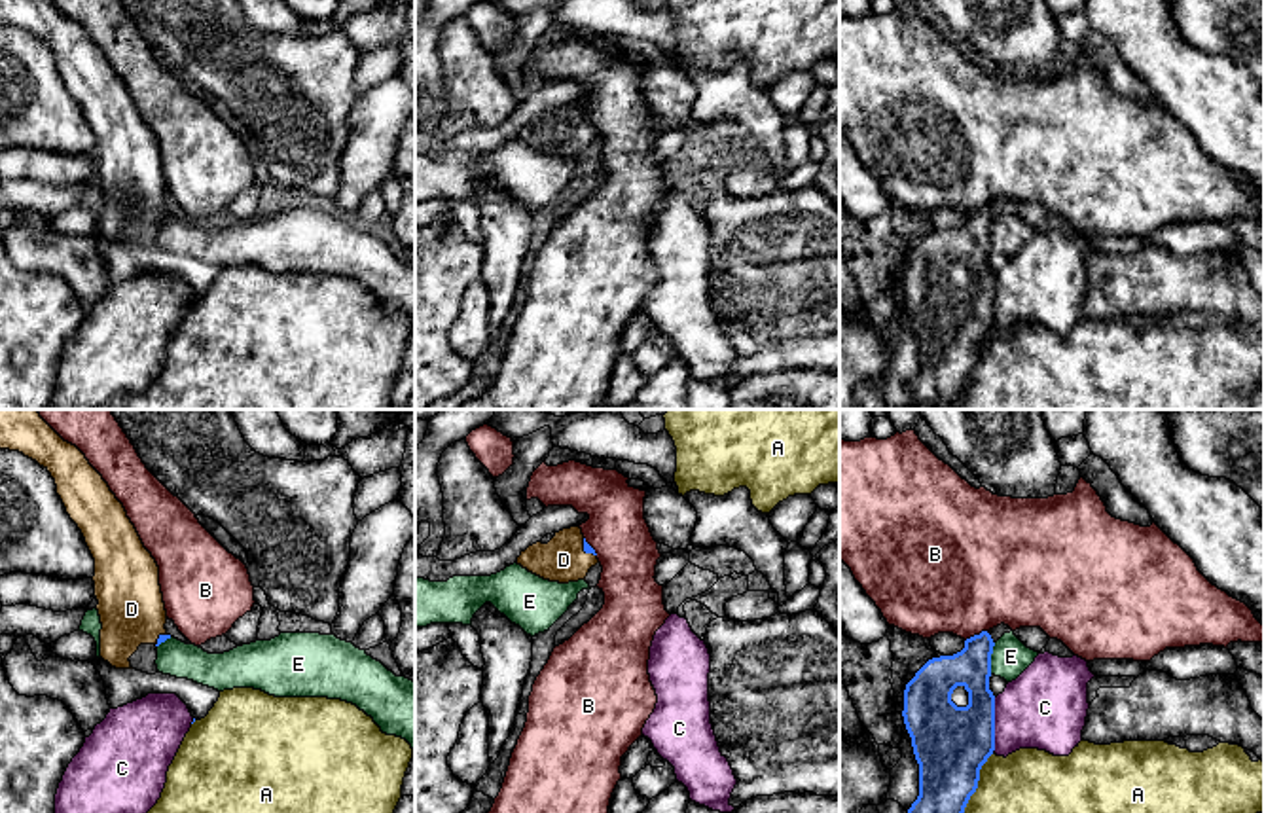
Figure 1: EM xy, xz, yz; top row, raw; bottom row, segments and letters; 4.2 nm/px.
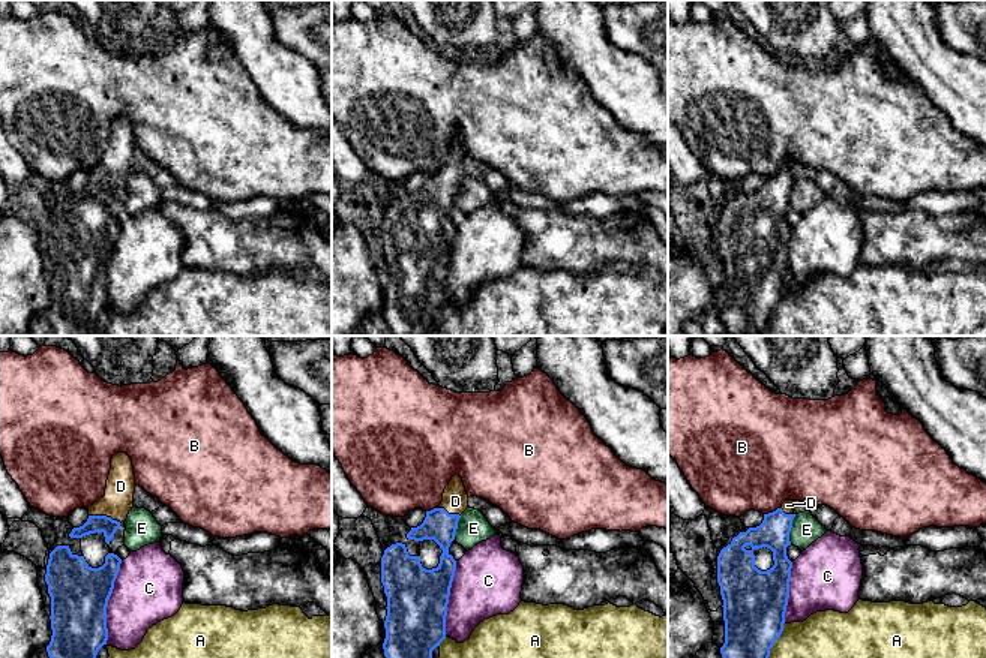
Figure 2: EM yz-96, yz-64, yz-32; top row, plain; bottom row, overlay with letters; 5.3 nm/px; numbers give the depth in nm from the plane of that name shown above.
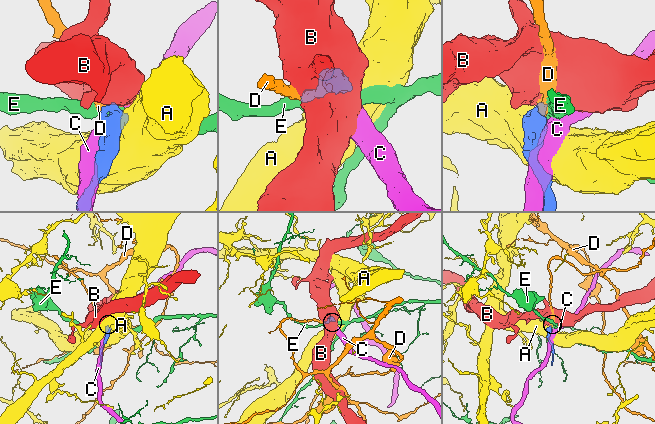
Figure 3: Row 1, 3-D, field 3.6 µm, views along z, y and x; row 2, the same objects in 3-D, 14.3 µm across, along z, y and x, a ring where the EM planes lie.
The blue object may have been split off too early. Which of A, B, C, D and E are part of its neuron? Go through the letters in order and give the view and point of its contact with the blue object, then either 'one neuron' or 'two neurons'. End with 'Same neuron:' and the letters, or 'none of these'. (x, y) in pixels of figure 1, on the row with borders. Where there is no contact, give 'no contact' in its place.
A: yz (976, 783) | two neurons
B: yz (975, 635) | two neurons
C: yz (993, 724) | two neurons
D: xz (584, 550) | one neuron
E: yz (990, 658) | two neurons
Same neuron: D

